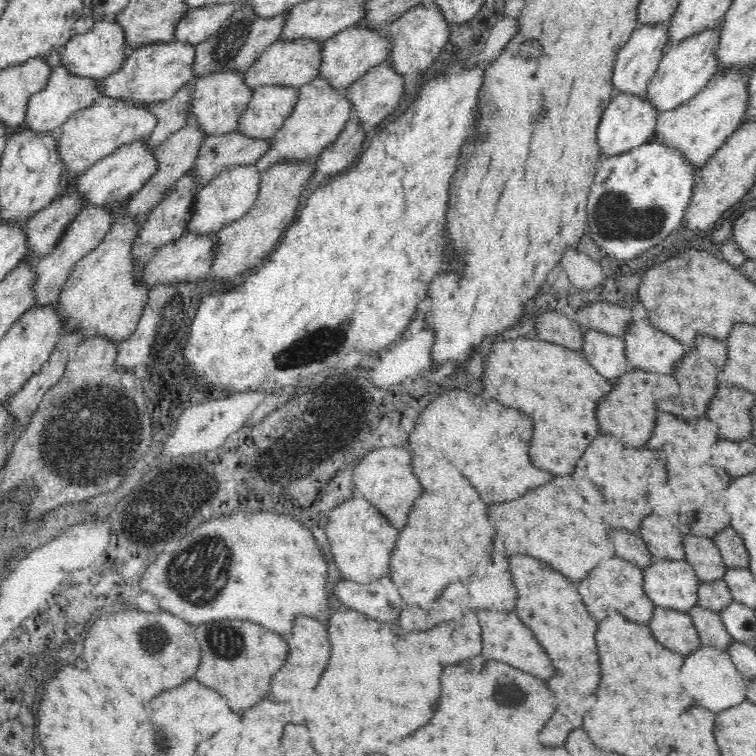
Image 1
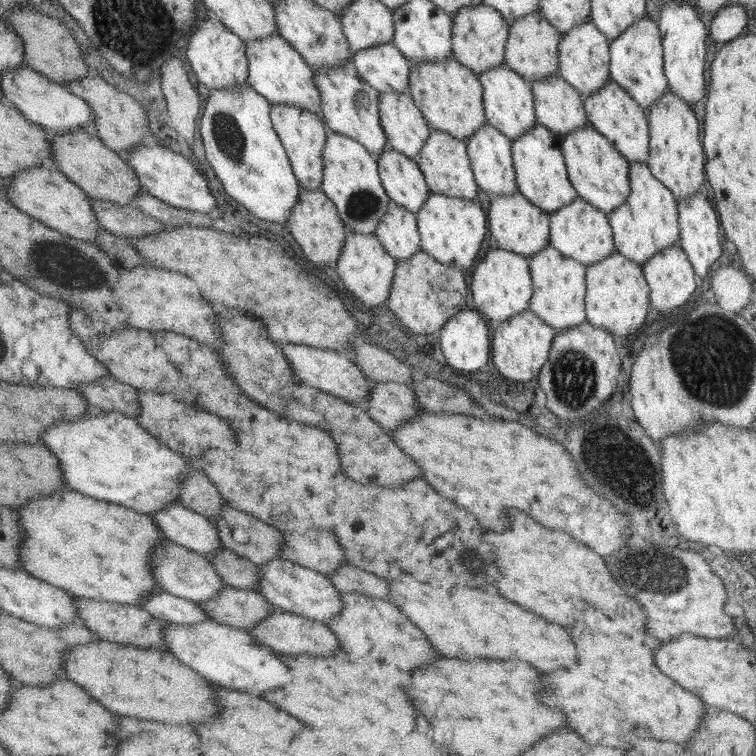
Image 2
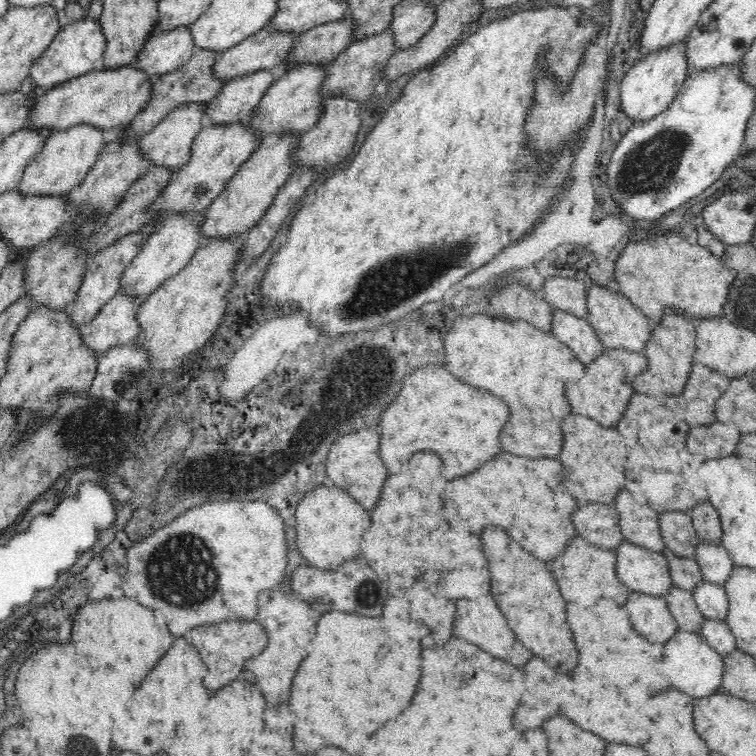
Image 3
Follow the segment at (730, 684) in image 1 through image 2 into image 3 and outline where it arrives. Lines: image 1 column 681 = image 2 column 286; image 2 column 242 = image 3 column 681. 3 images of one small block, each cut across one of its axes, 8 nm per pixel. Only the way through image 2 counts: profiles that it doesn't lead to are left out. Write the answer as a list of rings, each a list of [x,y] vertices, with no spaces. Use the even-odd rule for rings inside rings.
[[[679,629],[664,646],[664,666],[670,682],[682,692],[699,697],[710,696],[722,688],[723,655],[717,653],[699,633]]]

